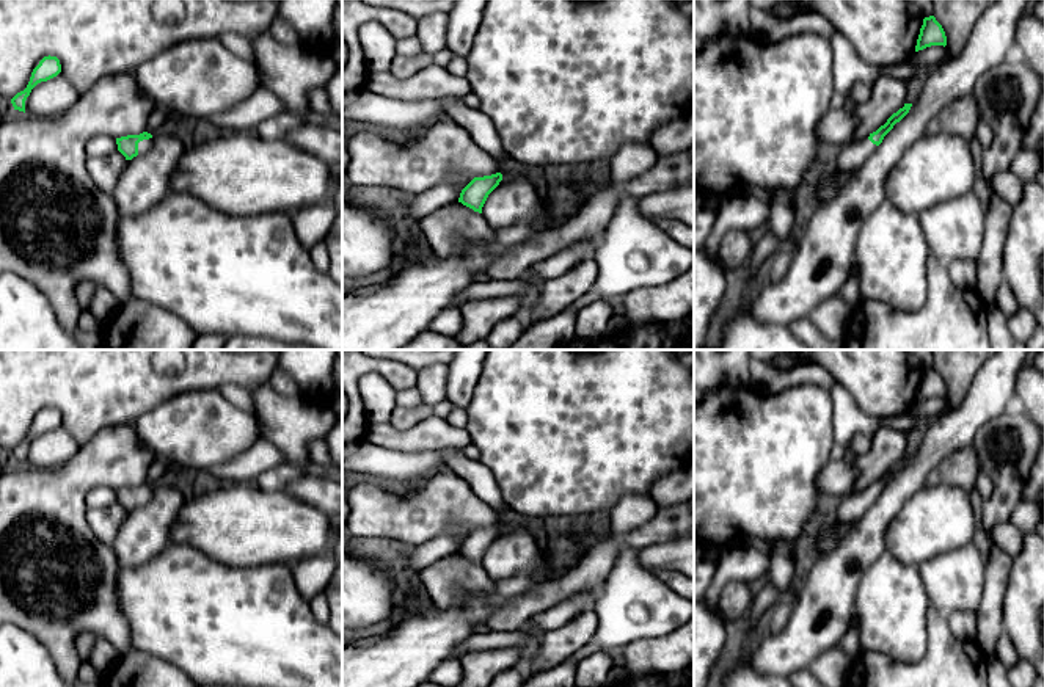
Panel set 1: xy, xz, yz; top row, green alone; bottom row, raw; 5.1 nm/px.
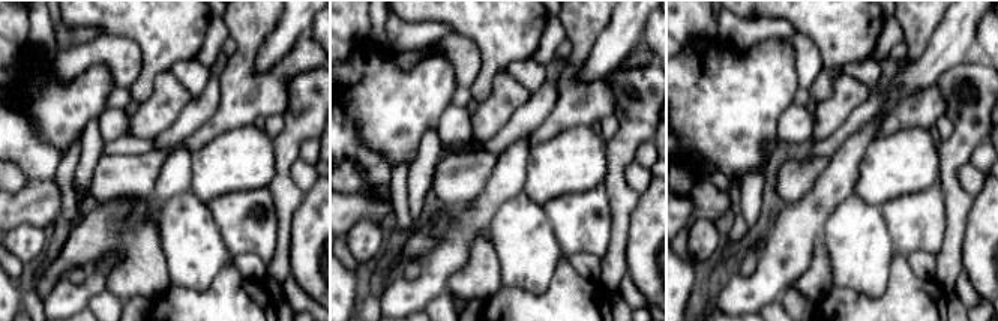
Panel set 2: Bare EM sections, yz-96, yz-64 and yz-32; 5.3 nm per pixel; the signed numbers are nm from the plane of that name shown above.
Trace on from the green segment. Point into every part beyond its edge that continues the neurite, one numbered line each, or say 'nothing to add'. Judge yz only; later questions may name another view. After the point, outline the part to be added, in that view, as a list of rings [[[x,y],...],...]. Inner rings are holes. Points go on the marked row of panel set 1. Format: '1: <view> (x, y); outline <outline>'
1: yz (853, 154); outline [[[868,138],[859,141],[851,140],[841,146],[835,171],[856,171],[876,151],[876,147],[878,146]]]

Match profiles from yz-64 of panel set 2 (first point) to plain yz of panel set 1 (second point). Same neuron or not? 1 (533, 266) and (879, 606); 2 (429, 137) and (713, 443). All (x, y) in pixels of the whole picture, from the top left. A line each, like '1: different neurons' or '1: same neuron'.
1: same neuron
2: different neurons

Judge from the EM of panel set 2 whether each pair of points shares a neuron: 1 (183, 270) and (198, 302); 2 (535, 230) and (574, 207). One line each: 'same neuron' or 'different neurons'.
1: different neurons
2: different neurons

